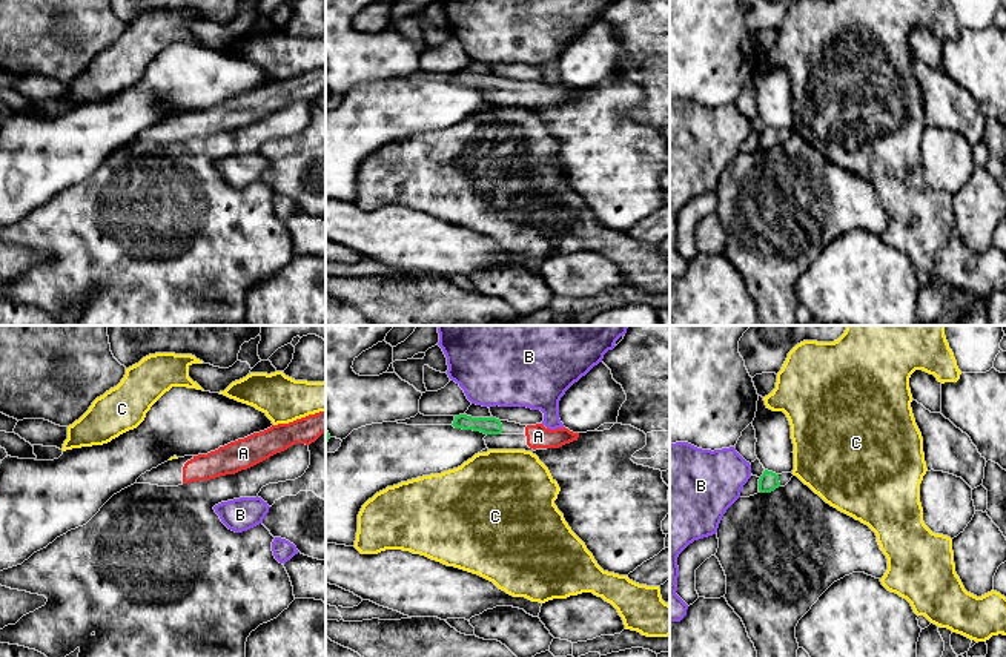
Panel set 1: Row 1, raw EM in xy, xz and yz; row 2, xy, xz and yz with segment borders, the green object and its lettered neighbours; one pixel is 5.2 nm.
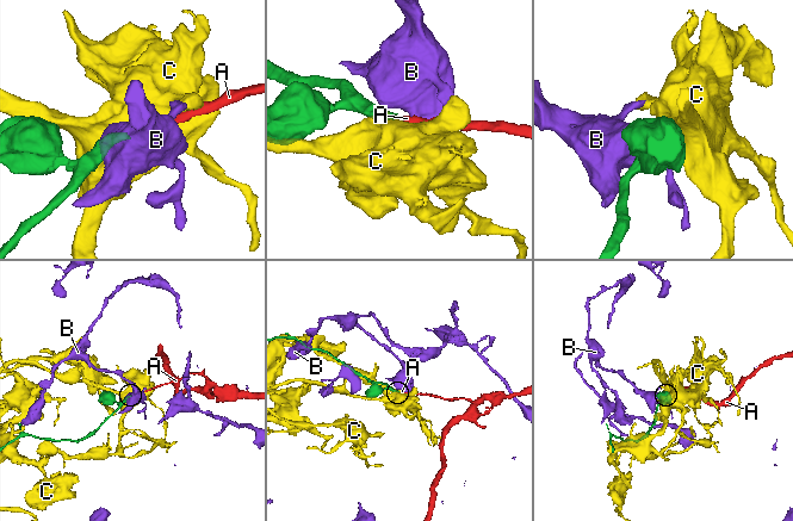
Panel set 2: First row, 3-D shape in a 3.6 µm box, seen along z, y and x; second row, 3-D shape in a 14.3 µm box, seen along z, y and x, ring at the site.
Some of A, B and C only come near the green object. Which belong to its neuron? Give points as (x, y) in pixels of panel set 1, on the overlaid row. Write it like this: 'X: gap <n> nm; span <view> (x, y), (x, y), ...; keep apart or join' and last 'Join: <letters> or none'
A: gap 130 nm; span xz (501, 427), (526, 427); join
B: gap 50 nm; span yz (759, 479), (750, 476); keep apart
C: gap 80 nm; span yz (777, 475), (793, 473); keep apart
Join: A

